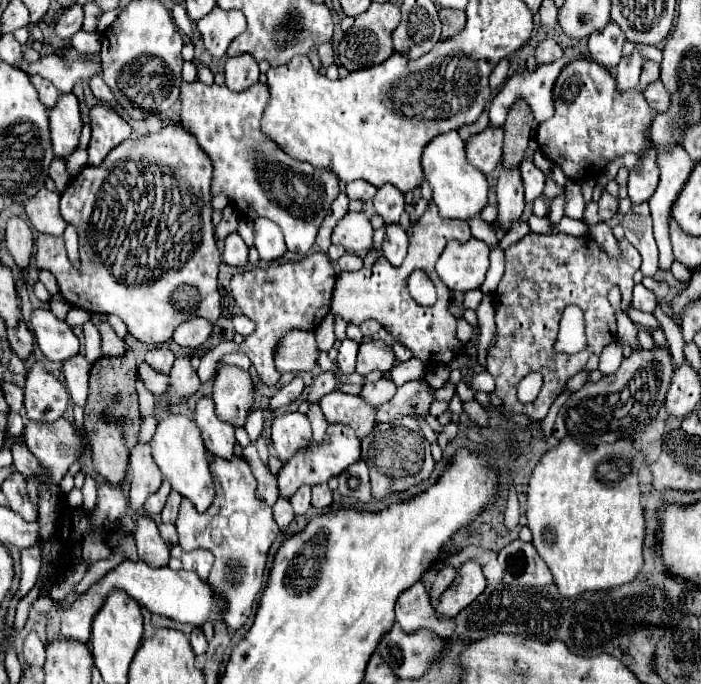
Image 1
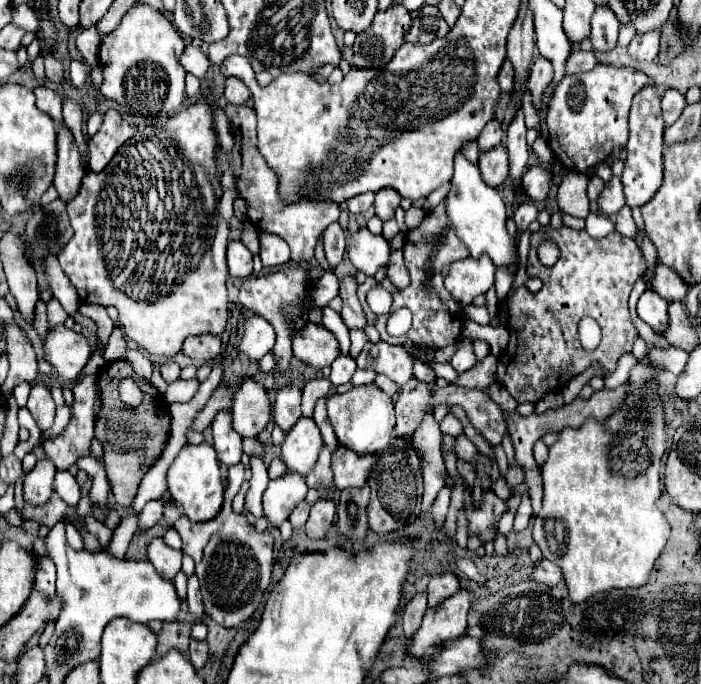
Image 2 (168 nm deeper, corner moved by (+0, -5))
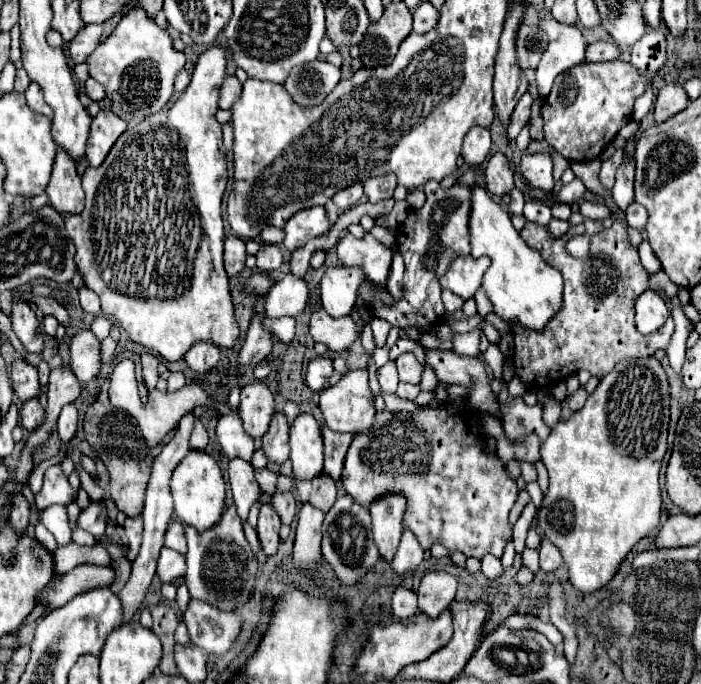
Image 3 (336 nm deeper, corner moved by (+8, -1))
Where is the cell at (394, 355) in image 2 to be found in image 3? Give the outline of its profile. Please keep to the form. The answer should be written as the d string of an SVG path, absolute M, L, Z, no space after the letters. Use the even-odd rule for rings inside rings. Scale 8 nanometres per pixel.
M402 354L396 358L396 366L398 366L398 374L402 382L410 382L410 384L420 384L422 380L422 372L424 366L418 364L414 354Z

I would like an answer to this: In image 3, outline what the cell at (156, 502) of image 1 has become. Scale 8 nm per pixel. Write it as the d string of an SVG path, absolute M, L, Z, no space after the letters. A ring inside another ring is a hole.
M126 518L124 532L126 532L128 542L130 542L130 554L128 554L128 558L134 560L134 556L140 550L140 542L142 542L142 518Z

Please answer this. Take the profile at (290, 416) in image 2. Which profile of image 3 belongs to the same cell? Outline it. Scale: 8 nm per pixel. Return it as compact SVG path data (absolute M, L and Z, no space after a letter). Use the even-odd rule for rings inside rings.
M278 412L272 418L270 430L264 434L262 438L262 450L268 462L276 462L276 464L284 464L290 458L290 446L288 446L288 424L286 424L286 416L282 412Z

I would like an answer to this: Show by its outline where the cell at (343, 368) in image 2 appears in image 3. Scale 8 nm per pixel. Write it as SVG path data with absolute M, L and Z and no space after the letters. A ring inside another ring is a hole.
M328 356L312 358L308 362L308 368L306 368L306 384L308 384L308 388L314 390L314 392L322 390L332 372L334 372L334 368L332 368L332 360Z

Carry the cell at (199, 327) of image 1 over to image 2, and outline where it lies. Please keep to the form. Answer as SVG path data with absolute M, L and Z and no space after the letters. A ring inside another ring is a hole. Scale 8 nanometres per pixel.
M202 334L202 336L190 336L184 340L182 352L194 360L206 362L210 358L216 358L220 354L220 338Z

